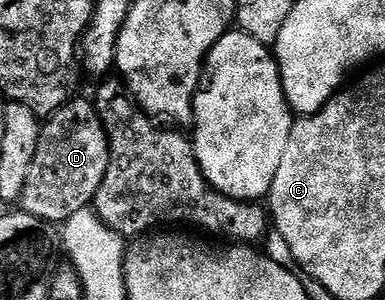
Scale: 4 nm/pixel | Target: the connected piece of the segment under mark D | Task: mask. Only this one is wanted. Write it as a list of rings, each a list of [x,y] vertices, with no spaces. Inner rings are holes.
[[[71,100],[43,122],[37,157],[19,198],[21,210],[42,221],[61,225],[72,215],[89,208],[107,174],[110,144],[99,125],[99,115],[91,100]]]

